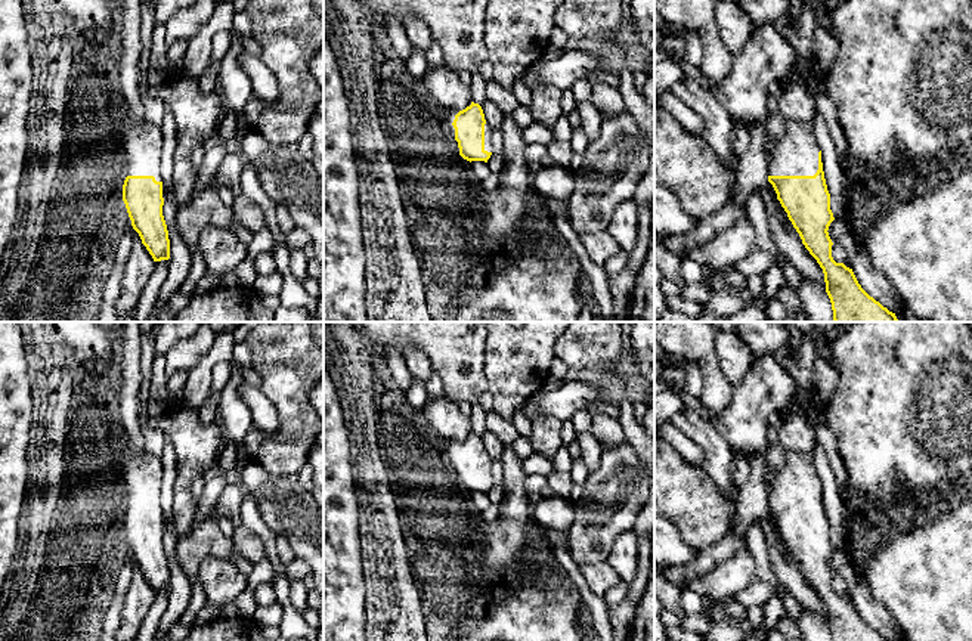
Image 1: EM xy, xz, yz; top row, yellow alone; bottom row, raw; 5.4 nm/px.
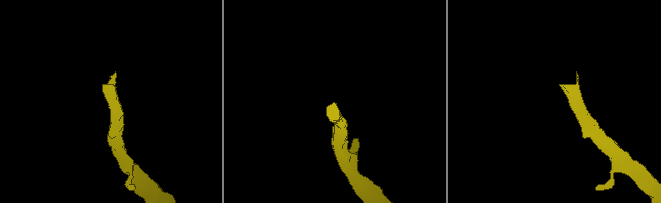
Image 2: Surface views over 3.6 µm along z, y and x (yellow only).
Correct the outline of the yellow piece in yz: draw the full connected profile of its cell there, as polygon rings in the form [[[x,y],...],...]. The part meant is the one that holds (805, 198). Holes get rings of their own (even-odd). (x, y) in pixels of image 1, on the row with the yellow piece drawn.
[[[786,118],[783,136],[770,145],[768,182],[802,244],[824,273],[835,322],[900,322],[858,284],[852,269],[832,257],[830,210],[821,151],[812,126]]]

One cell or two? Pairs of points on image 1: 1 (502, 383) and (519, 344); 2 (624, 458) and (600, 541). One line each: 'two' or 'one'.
1: one
2: one

